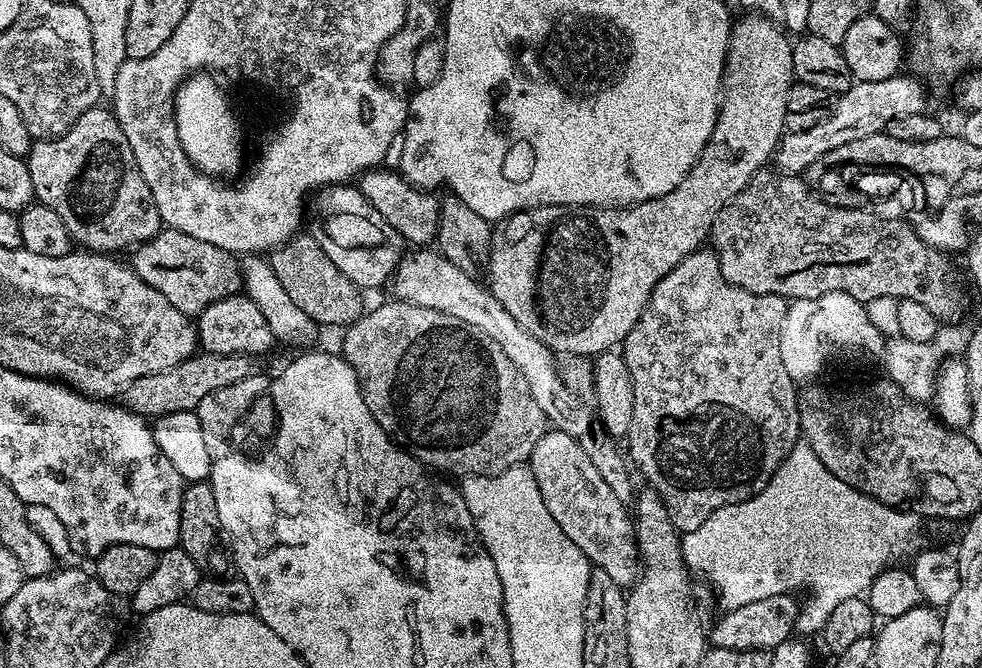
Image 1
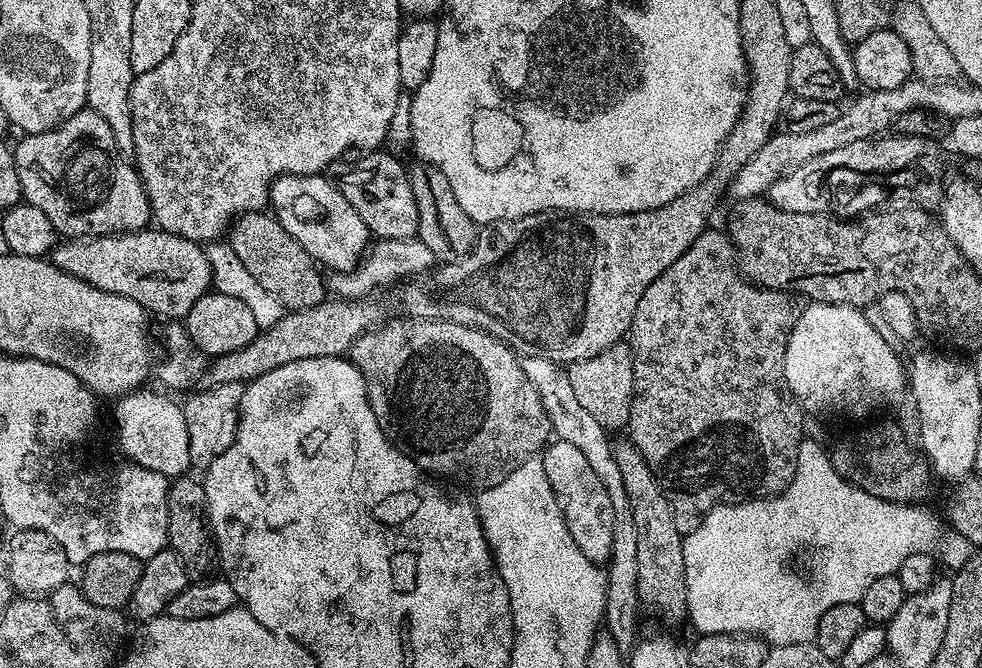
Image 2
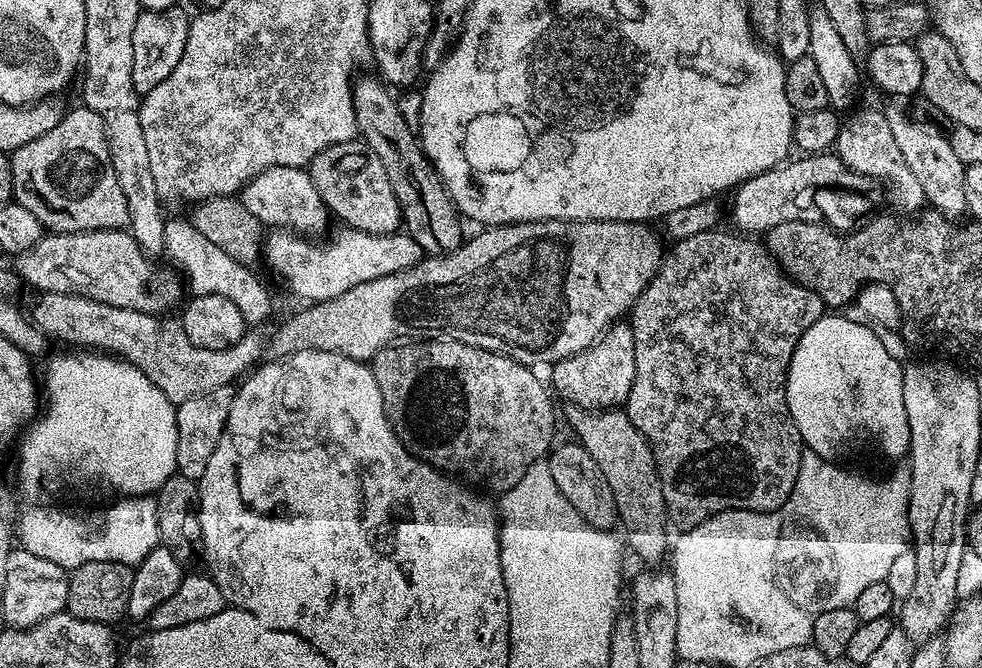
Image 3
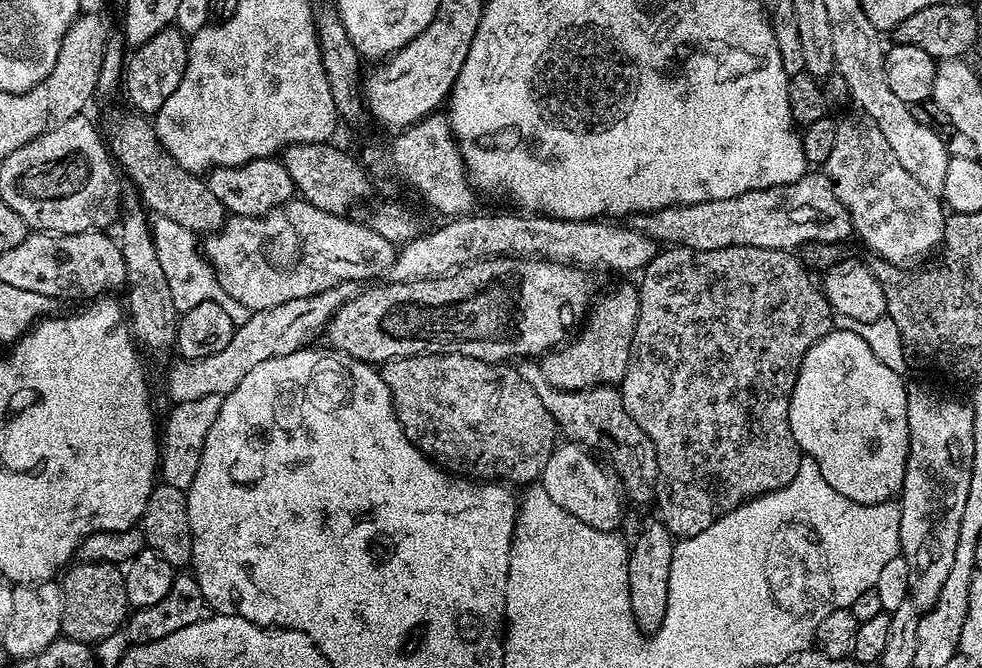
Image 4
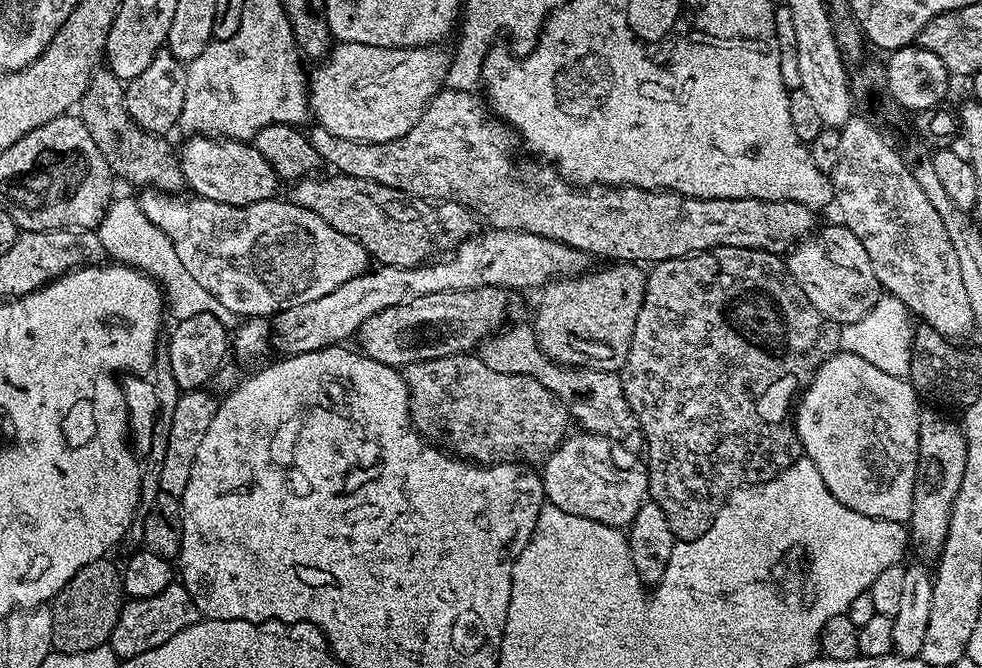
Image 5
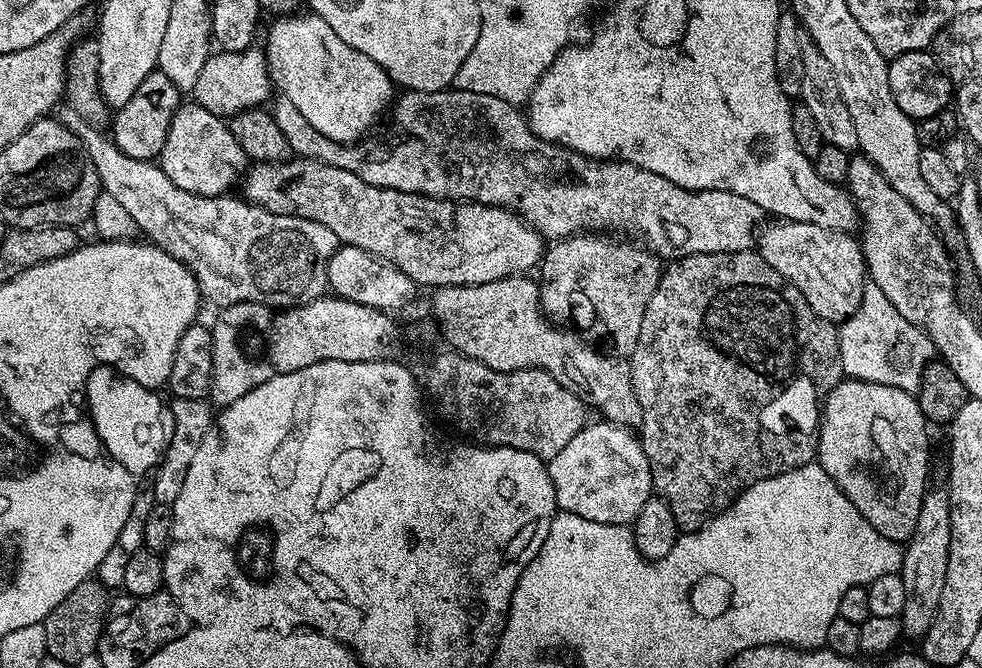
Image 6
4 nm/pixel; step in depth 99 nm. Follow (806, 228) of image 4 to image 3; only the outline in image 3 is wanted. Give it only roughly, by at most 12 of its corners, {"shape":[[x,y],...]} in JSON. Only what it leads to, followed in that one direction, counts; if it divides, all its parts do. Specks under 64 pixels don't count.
{"shape":[[808,154],[744,181],[741,233],[863,217],[871,179],[836,154]]}

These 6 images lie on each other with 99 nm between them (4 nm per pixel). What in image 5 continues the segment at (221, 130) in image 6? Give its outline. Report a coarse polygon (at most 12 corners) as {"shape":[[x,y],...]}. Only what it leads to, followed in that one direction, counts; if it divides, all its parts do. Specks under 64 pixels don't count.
{"shape":[[192,134],[178,148],[199,199],[250,206],[277,195],[251,143]]}

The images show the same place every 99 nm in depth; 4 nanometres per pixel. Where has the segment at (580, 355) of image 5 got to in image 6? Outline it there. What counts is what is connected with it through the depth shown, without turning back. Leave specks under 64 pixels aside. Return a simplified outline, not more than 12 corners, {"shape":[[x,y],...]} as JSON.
{"shape":[[584,232],[549,243],[540,307],[621,358],[661,257]]}

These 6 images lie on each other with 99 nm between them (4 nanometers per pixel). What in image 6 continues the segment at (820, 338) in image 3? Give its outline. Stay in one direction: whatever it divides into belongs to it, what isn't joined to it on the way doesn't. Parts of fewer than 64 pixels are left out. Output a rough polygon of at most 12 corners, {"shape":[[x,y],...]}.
{"shape":[[845,378],[818,463],[880,536],[907,542],[928,483],[919,399]]}

